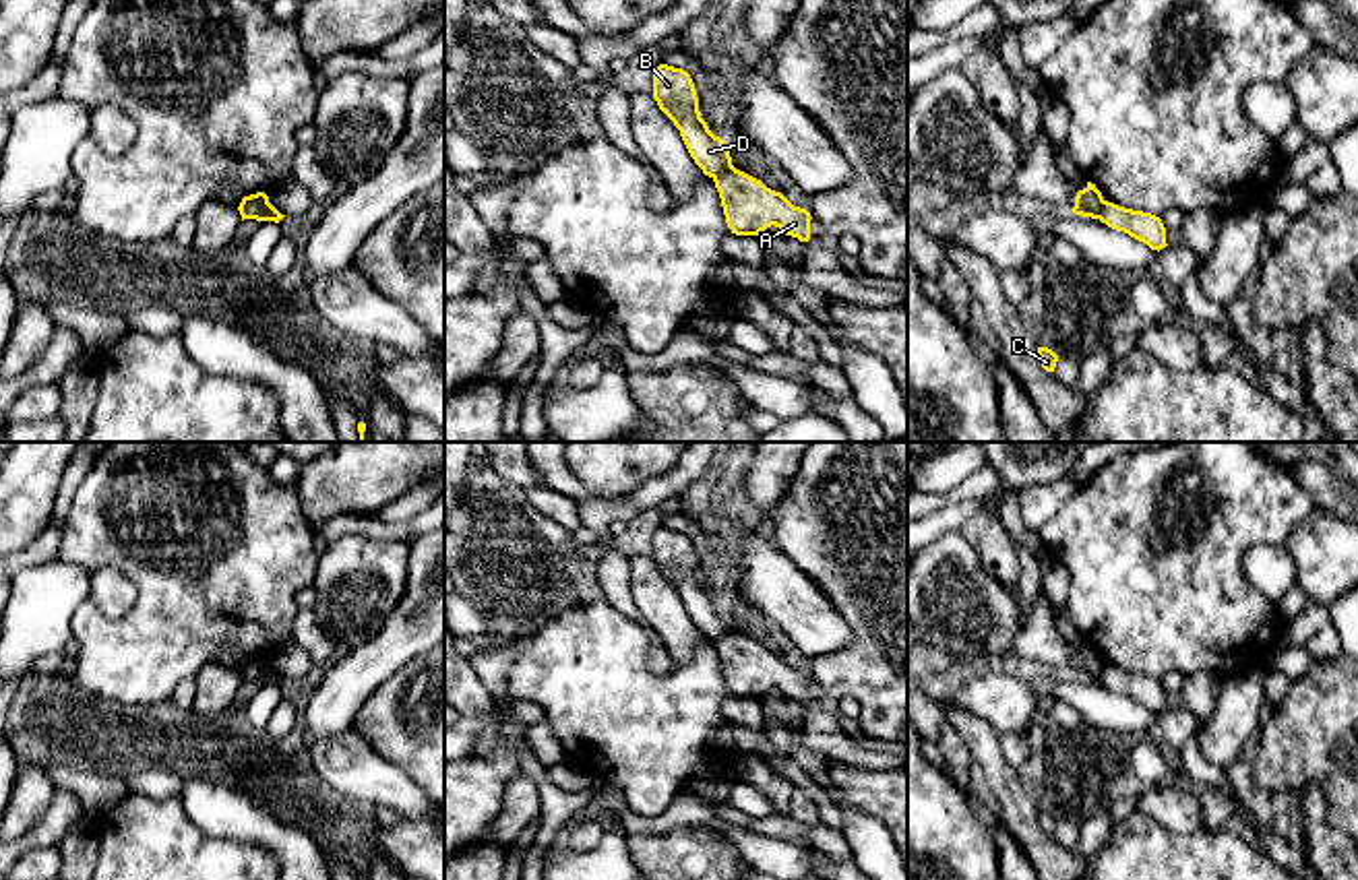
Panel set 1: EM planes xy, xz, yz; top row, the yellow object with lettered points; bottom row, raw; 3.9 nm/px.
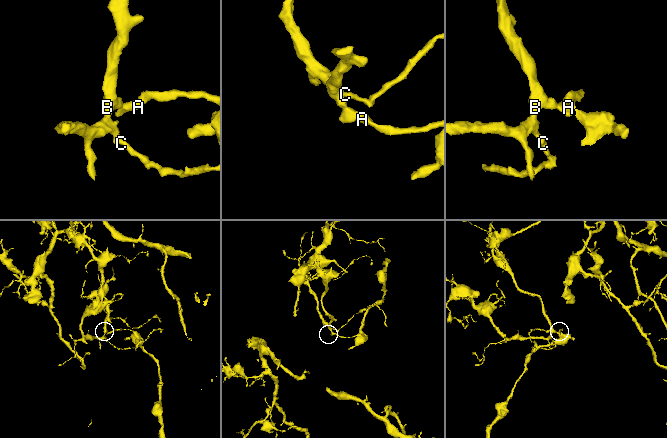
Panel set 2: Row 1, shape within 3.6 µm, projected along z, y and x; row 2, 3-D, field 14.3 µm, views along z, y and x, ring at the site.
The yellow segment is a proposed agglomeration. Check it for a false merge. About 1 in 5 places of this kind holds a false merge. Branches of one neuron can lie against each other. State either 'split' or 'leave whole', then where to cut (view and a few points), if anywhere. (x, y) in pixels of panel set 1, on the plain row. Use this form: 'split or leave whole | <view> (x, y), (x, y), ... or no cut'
split | xz (732, 629), (714, 643)

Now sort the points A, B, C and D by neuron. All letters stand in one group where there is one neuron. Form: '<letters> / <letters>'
A / B C D

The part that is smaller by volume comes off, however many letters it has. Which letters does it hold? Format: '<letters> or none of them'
A

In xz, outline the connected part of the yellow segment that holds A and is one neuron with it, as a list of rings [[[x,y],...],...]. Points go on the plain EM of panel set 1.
[[[732,630],[713,645],[732,696],[759,698],[775,688],[800,704],[810,702],[810,675],[794,669],[781,655],[767,651],[761,642]]]

